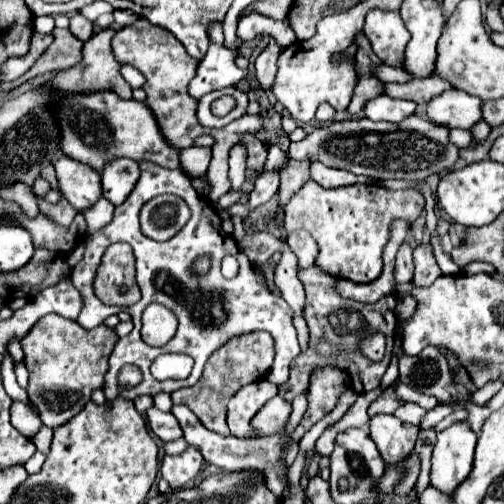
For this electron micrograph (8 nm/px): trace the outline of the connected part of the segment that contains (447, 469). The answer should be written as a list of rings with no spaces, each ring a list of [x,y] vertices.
[[[456,422],[438,432],[432,454],[430,482],[450,494],[470,474],[476,448],[476,434],[468,422]]]

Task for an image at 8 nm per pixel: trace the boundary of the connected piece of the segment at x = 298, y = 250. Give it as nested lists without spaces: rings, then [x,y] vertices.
[[[304,230],[290,232],[286,240],[288,240],[290,250],[298,258],[298,271],[314,264],[316,256],[318,256],[318,244],[314,242],[314,238],[308,232],[304,232]]]

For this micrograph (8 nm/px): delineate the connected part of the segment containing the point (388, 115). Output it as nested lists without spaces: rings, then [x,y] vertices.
[[[378,96],[372,98],[364,106],[364,114],[370,120],[384,120],[384,122],[402,122],[404,118],[412,116],[416,110],[416,104],[410,100],[396,100],[390,96]]]

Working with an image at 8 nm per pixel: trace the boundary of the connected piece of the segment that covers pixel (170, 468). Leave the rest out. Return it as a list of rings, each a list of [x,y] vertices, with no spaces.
[[[182,452],[180,456],[166,455],[161,463],[162,477],[172,490],[186,486],[192,478],[198,476],[204,460],[200,452]]]

